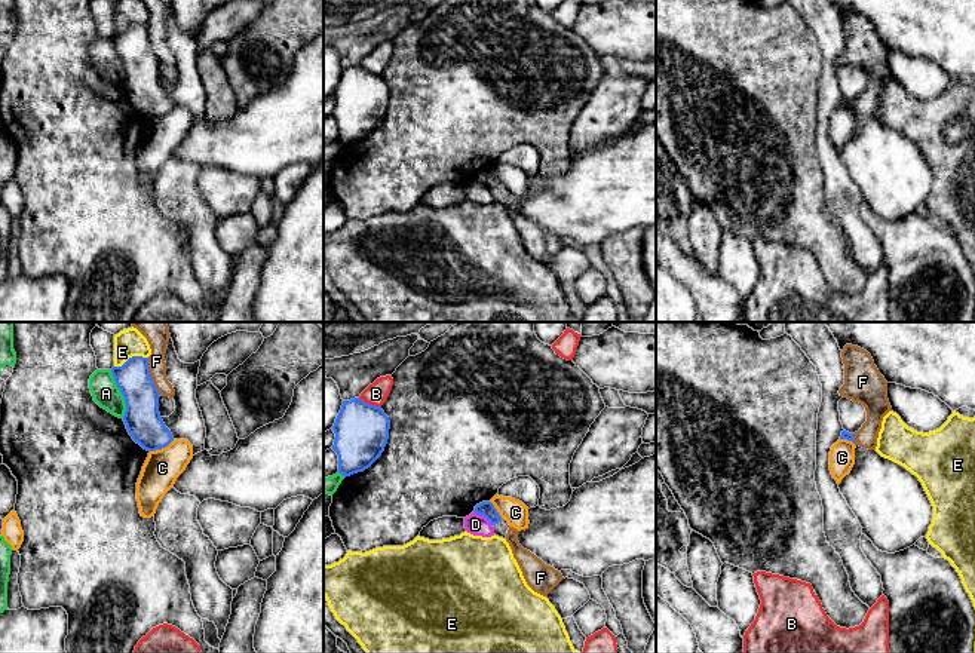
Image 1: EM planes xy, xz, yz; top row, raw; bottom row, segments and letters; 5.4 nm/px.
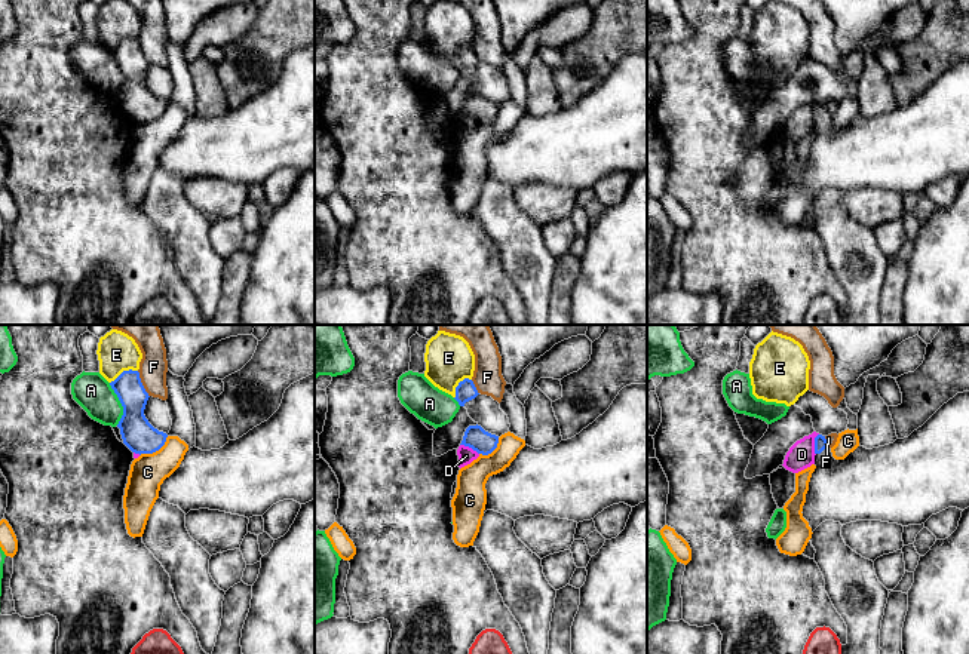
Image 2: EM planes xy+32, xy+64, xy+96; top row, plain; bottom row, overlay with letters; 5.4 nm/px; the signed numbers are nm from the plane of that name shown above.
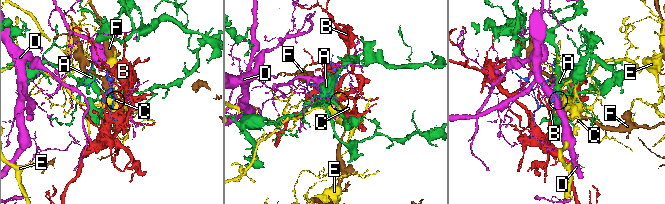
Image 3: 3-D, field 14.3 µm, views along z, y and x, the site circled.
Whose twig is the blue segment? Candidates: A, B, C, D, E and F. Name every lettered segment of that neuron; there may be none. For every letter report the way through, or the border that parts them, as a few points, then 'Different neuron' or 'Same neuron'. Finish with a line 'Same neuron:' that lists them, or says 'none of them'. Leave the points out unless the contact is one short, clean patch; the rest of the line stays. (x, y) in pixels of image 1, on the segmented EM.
A: Different neuron
B: Different neuron
C: Different neuron
D: Different neuron
E: Different neuron
F: Different neuron
Same neuron: none of them

